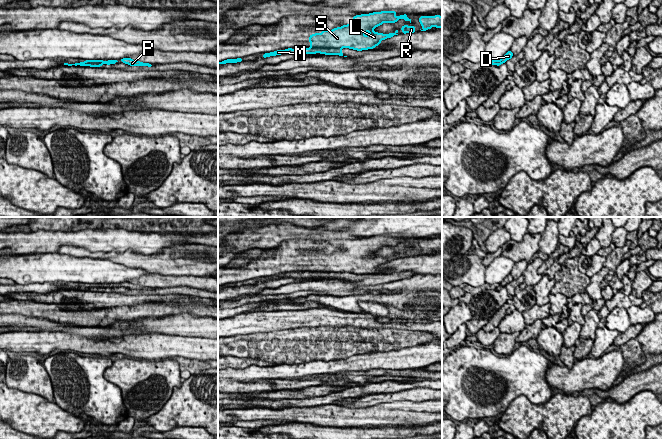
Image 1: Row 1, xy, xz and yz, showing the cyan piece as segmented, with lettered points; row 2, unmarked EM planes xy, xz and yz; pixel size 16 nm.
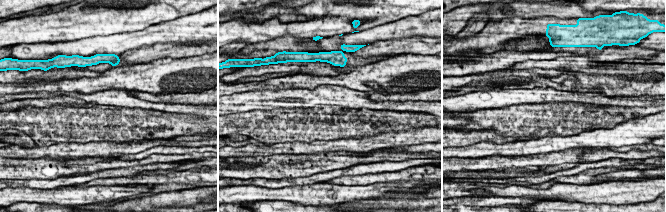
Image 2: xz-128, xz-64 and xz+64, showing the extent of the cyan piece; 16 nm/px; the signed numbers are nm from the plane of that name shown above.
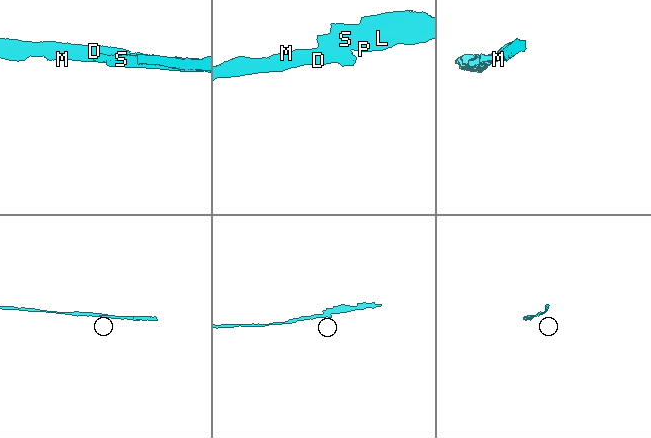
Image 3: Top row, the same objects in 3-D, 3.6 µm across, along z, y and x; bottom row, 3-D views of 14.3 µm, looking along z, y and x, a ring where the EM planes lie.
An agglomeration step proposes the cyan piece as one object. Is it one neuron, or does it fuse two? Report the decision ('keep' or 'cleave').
cleave

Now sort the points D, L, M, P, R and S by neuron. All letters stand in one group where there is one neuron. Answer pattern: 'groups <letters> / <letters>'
groups D M / L P R S

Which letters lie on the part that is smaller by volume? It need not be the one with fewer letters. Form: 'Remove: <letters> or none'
Remove: L, P, R, S

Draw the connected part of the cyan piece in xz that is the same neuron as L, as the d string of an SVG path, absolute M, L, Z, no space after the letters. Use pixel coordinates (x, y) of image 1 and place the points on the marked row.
M392 10L353 16L351 24L311 34L310 48L349 48L357 51L373 49L382 40L398 35L399 32L399 29L396 29L395 34L378 33L374 31L376 27L383 23L395 23L399 19L411 23L411 19L407 17L408 14L396 16L396 13Z

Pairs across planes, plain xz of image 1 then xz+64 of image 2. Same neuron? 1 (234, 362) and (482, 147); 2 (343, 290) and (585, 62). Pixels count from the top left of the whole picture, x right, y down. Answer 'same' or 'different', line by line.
1: different
2: same

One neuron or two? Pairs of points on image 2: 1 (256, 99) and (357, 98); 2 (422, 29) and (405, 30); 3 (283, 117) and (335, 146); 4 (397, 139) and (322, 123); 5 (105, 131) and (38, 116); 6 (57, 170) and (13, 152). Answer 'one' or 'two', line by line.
1: one
2: one
3: two
4: two
5: one
6: two

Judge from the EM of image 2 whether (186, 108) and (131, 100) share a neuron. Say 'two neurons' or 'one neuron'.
one neuron

